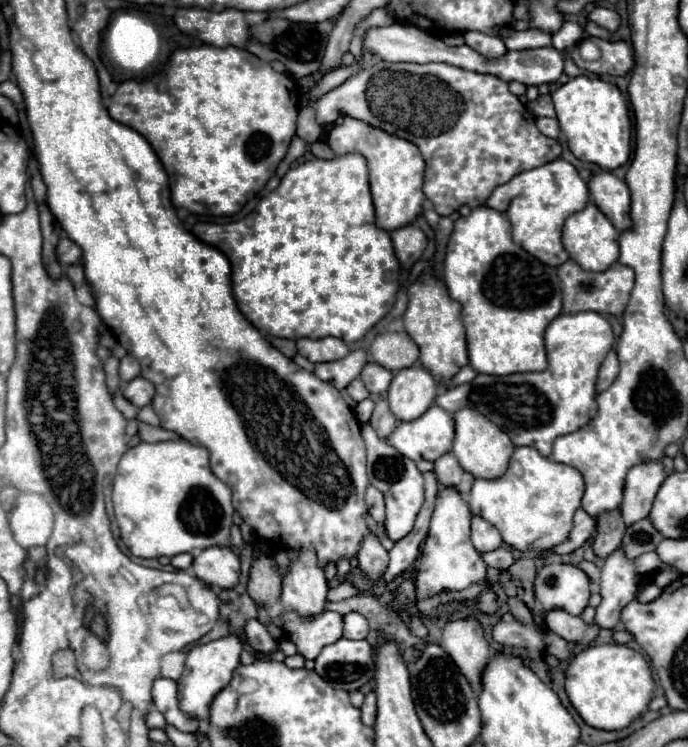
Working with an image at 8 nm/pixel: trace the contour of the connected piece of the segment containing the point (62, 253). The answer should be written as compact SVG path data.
M61 238L57 244L57 260L61 266L69 266L75 264L81 258L81 250L75 242L71 242L69 238Z

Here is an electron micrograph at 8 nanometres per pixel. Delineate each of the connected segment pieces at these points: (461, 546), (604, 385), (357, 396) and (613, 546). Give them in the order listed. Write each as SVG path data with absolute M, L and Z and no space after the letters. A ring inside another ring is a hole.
M455 486L441 488L435 500L429 534L421 552L423 560L417 574L417 598L431 598L443 590L465 590L473 582L485 580L487 566L469 540L469 522L471 510L459 490L455 490Z
M615 348L607 354L607 358L603 360L603 366L599 370L599 380L597 380L597 392L603 392L611 386L611 382L617 378L619 374L619 360L617 360L617 352Z
M359 378L353 380L353 382L347 386L347 392L349 392L349 396L351 396L355 402L361 402L361 400L369 398L369 392L367 392L367 388L363 386L363 382L361 382Z
M621 510L599 514L597 516L597 532L595 532L595 540L593 540L595 554L601 558L607 558L611 552L615 552L623 540L625 528L627 526L623 522Z

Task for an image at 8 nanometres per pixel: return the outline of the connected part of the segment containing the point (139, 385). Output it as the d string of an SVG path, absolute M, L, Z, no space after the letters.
M133 378L129 384L125 384L125 388L123 388L123 396L129 400L129 402L133 402L135 406L139 406L139 408L143 408L143 406L147 406L149 402L151 402L151 398L153 398L153 394L155 394L155 388L151 386L151 382L147 382L145 378Z

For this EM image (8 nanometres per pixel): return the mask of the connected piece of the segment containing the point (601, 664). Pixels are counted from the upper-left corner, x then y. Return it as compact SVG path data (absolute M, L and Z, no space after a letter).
M603 644L581 650L567 666L565 692L569 702L585 720L585 724L599 730L623 730L641 712L647 710L653 698L655 682L647 660L625 644Z

